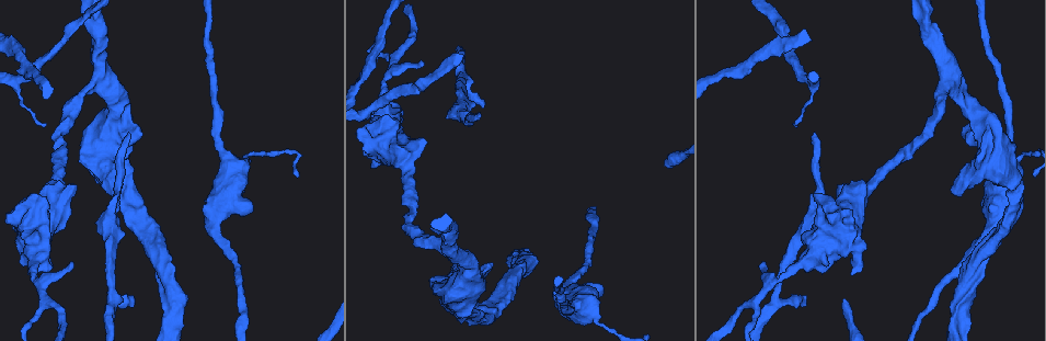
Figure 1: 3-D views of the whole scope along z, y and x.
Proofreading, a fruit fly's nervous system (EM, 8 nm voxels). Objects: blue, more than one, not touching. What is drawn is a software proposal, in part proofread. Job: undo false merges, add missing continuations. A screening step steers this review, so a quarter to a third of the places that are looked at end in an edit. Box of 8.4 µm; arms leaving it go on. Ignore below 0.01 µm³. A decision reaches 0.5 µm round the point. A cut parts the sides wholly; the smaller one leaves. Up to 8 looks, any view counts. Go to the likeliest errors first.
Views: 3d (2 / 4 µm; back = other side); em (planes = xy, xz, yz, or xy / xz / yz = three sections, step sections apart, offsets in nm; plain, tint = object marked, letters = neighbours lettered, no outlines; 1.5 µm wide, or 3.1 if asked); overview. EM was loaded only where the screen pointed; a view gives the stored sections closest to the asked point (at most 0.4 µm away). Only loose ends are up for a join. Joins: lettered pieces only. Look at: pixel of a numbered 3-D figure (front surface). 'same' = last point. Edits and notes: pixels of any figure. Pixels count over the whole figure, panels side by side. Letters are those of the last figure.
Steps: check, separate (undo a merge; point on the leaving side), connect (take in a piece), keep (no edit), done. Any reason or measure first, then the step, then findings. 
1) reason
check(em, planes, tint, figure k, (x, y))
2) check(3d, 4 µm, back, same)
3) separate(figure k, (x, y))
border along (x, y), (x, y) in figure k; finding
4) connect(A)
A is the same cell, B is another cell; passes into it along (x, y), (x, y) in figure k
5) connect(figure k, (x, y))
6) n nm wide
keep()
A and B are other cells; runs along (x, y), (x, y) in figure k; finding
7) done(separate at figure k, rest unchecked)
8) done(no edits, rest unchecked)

check(3d, 2 µm, figure 1, (129, 134))

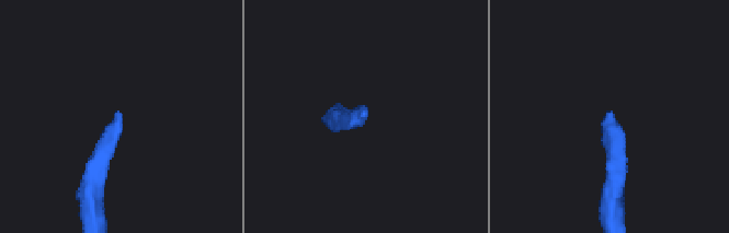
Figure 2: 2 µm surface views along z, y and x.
check(em, xz, step 4, tint, figure 2, (609, 114))

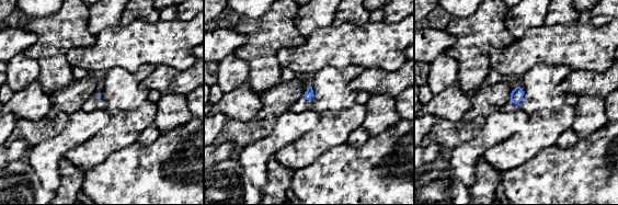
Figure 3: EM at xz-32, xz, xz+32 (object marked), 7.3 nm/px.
cut it another way
check(em, planes, letters, same)

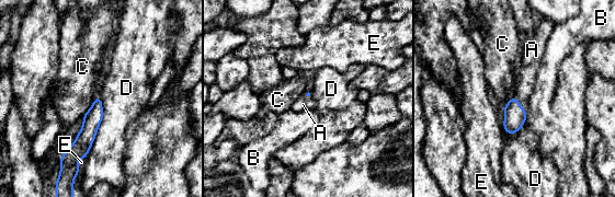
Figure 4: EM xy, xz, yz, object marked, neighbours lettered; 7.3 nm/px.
connect(A)
A is the same cell, B, C, D and E are other cells; passes into it along (514, 115), (519, 103), (524, 85) in figure 4; it goes on there

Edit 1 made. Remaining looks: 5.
see it whole again
check(overview)

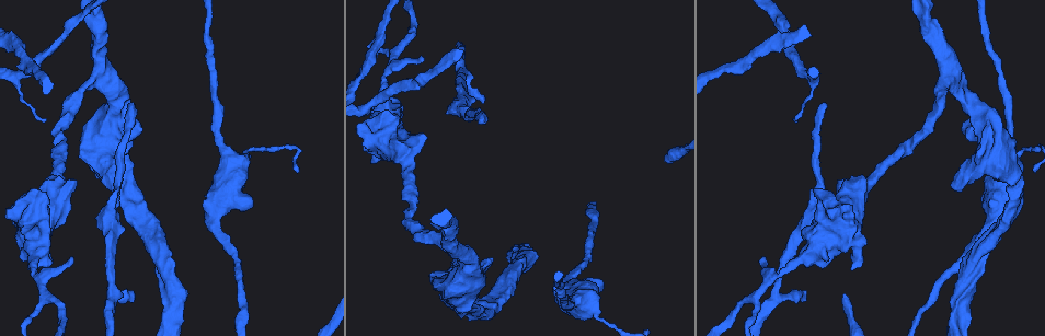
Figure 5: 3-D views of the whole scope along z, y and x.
free end
check(3d, 4 µm, figure 5, (46, 119))

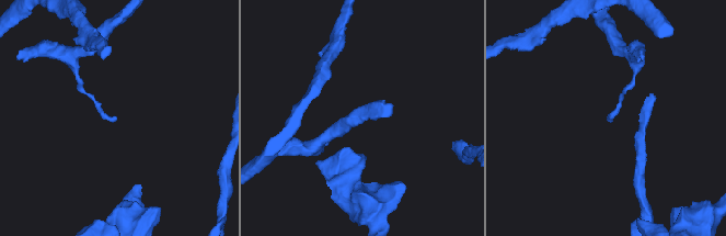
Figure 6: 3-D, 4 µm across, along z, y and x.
check(em, planes, tint, figure 6, (610, 118))

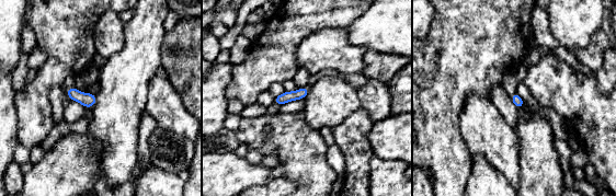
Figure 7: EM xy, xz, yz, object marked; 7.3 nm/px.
see the neighbours
check(em, planes, letters, same)

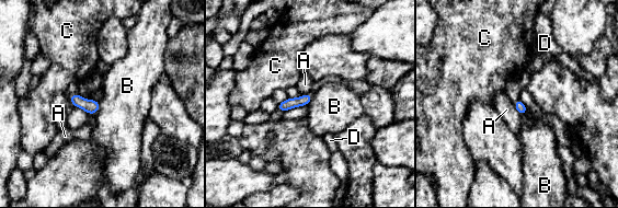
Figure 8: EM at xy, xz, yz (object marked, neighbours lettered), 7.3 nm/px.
keep()
A, B, C and D are other cells; no lettered piece goes on from it

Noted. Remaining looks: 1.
done(connect at figure 4, rest unchecked)

